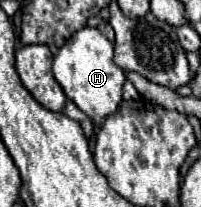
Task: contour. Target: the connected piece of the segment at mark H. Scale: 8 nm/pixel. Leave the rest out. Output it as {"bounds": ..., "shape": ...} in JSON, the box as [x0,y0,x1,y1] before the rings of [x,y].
{"bounds":[54,26,126,124],"shape":[[[84,26],[72,32],[68,42],[64,42],[54,56],[54,78],[62,86],[68,100],[72,100],[82,112],[86,112],[94,124],[102,124],[104,118],[114,114],[118,104],[122,102],[122,86],[126,74],[114,64],[112,54],[114,46],[108,42],[108,38],[98,28]]]}

